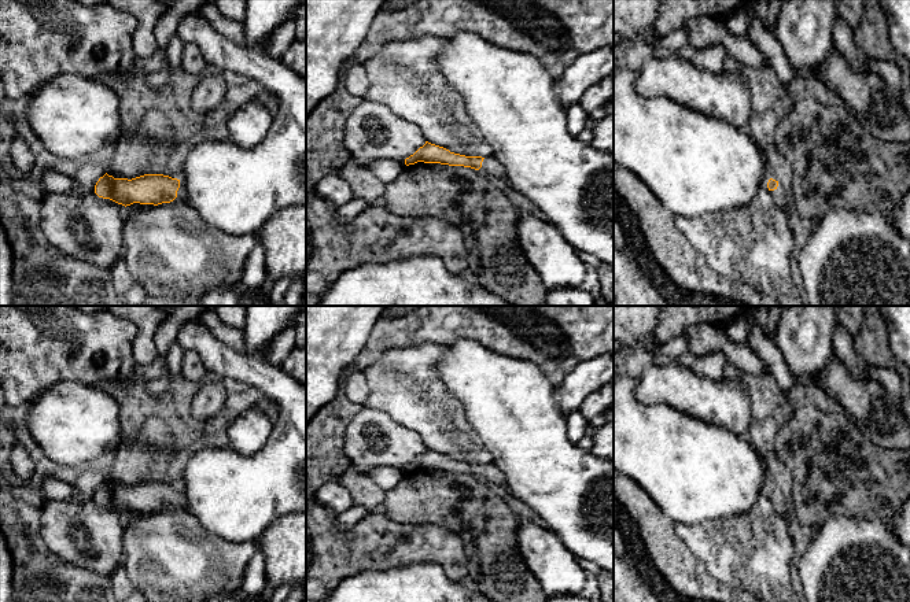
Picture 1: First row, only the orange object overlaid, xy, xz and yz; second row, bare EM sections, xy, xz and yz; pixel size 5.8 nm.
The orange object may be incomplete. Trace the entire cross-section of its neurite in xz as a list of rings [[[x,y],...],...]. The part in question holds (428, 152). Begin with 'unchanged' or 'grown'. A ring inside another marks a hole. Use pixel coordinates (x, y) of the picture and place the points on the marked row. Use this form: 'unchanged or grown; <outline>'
grown; [[[425,141],[413,155],[405,159],[405,165],[415,165],[417,162],[424,163],[441,163],[449,166],[464,166],[475,170],[483,170],[494,177],[506,181],[506,174],[502,165],[494,156],[465,156],[450,152],[449,149]]]

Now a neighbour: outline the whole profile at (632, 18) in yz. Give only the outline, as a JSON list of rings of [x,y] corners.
[[[614,0],[614,32],[638,38],[651,48],[659,36],[652,30],[659,15],[659,0]]]

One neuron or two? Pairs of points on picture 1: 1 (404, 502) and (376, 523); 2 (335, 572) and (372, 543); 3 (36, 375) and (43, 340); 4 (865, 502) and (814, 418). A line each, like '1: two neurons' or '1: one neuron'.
1: two neurons
2: one neuron
3: one neuron
4: one neuron

